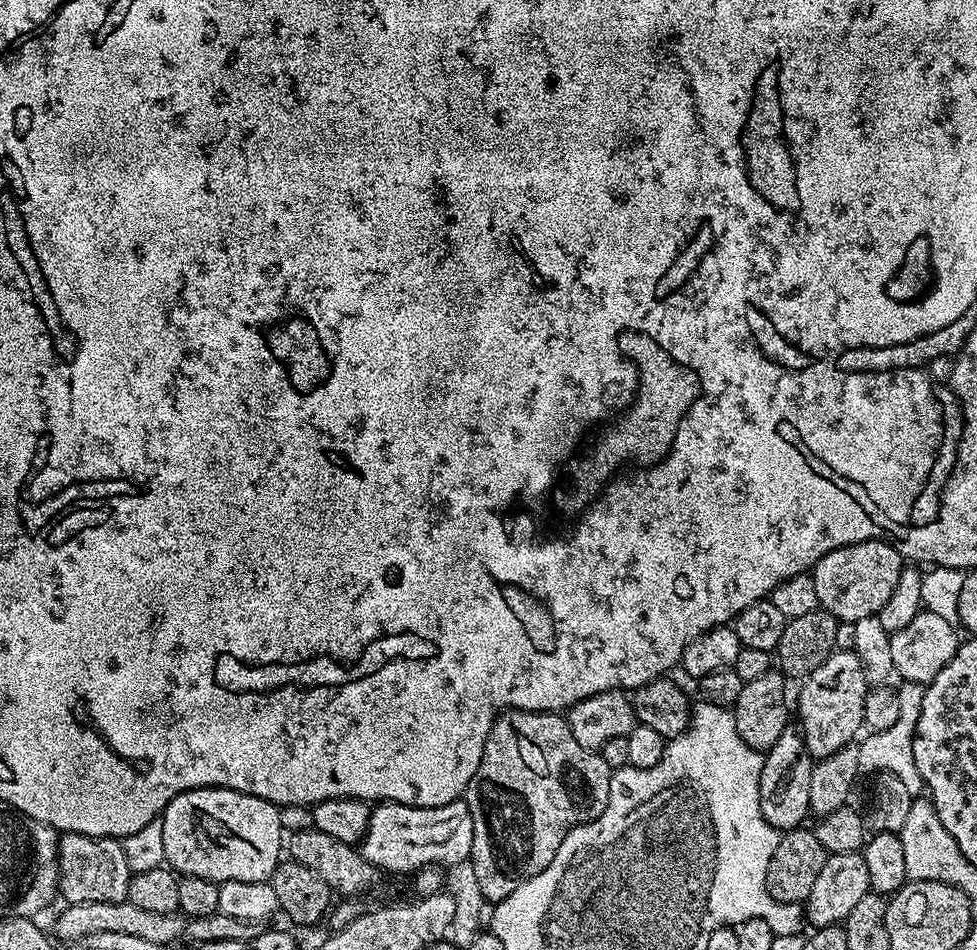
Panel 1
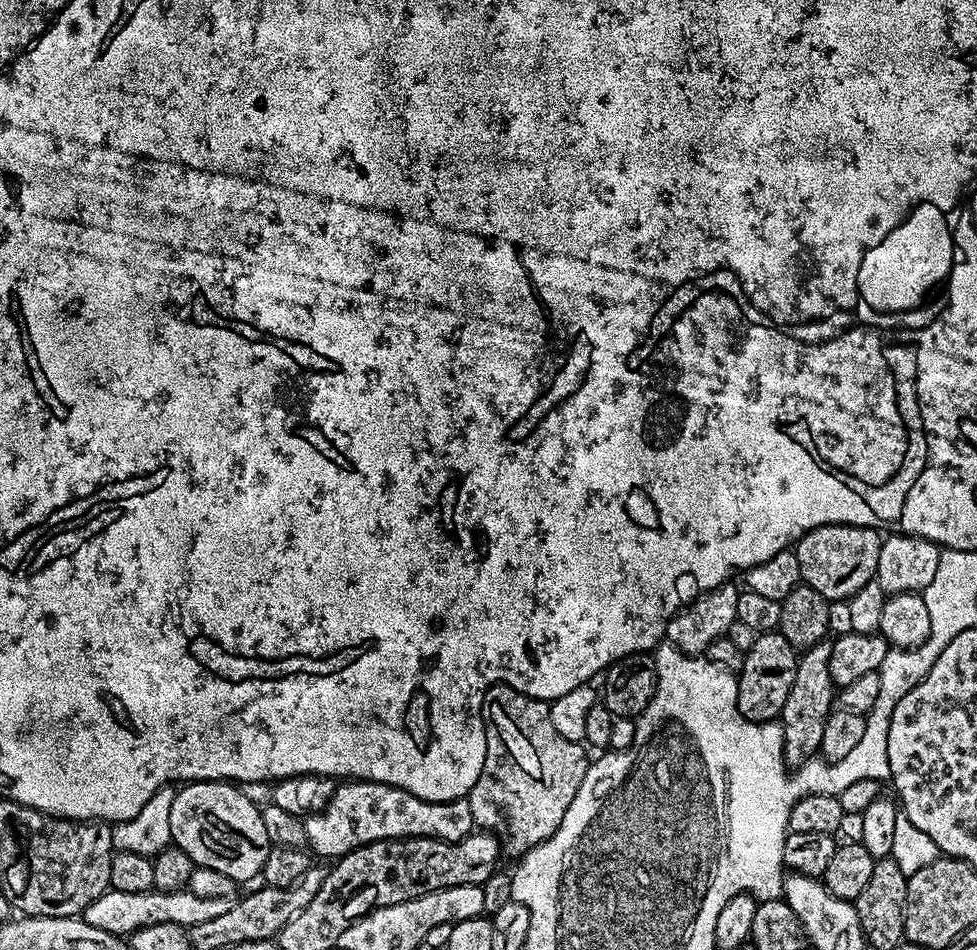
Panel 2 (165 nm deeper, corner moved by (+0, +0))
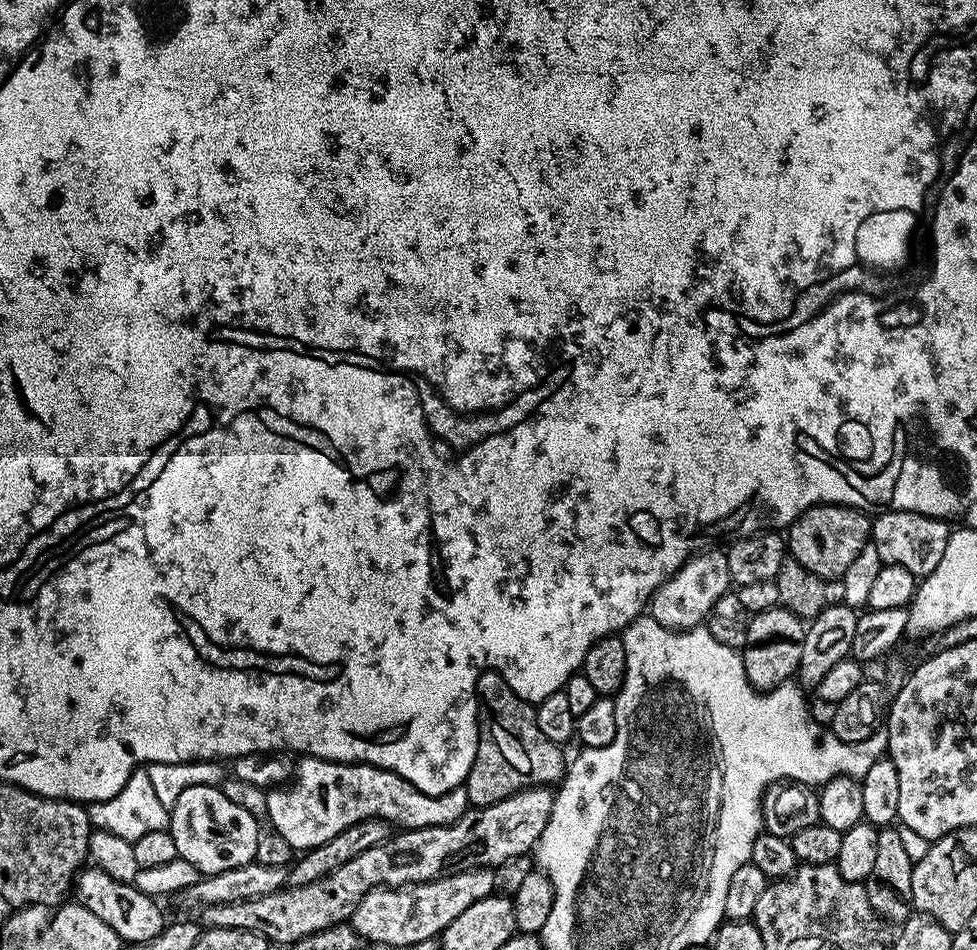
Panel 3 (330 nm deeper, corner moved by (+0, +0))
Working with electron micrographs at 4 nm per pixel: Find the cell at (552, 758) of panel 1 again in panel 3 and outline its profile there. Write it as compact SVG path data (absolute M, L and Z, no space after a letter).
M489 670L481 674L476 699L482 719L478 754L466 781L469 805L485 808L524 788L556 786L563 781L566 756L564 760L561 745L542 734L536 721L536 708L518 698L501 673Z

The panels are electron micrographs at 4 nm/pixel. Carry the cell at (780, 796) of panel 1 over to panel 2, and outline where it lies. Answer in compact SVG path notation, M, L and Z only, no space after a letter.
M825 642L807 649L799 657L800 665L798 674L794 674L794 686L790 686L790 698L786 698L786 706L778 717L784 729L784 762L789 769L799 768L819 753L828 716L834 711L834 685L830 674L831 654L831 643Z

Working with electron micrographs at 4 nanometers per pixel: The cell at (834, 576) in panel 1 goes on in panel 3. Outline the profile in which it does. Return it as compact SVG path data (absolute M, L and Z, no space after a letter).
M816 504L807 508L799 518L791 524L786 532L786 548L791 559L802 562L806 570L818 574L823 580L838 580L846 570L850 570L850 562L862 554L862 550L870 542L872 520L867 511L859 508L849 508L846 504Z

